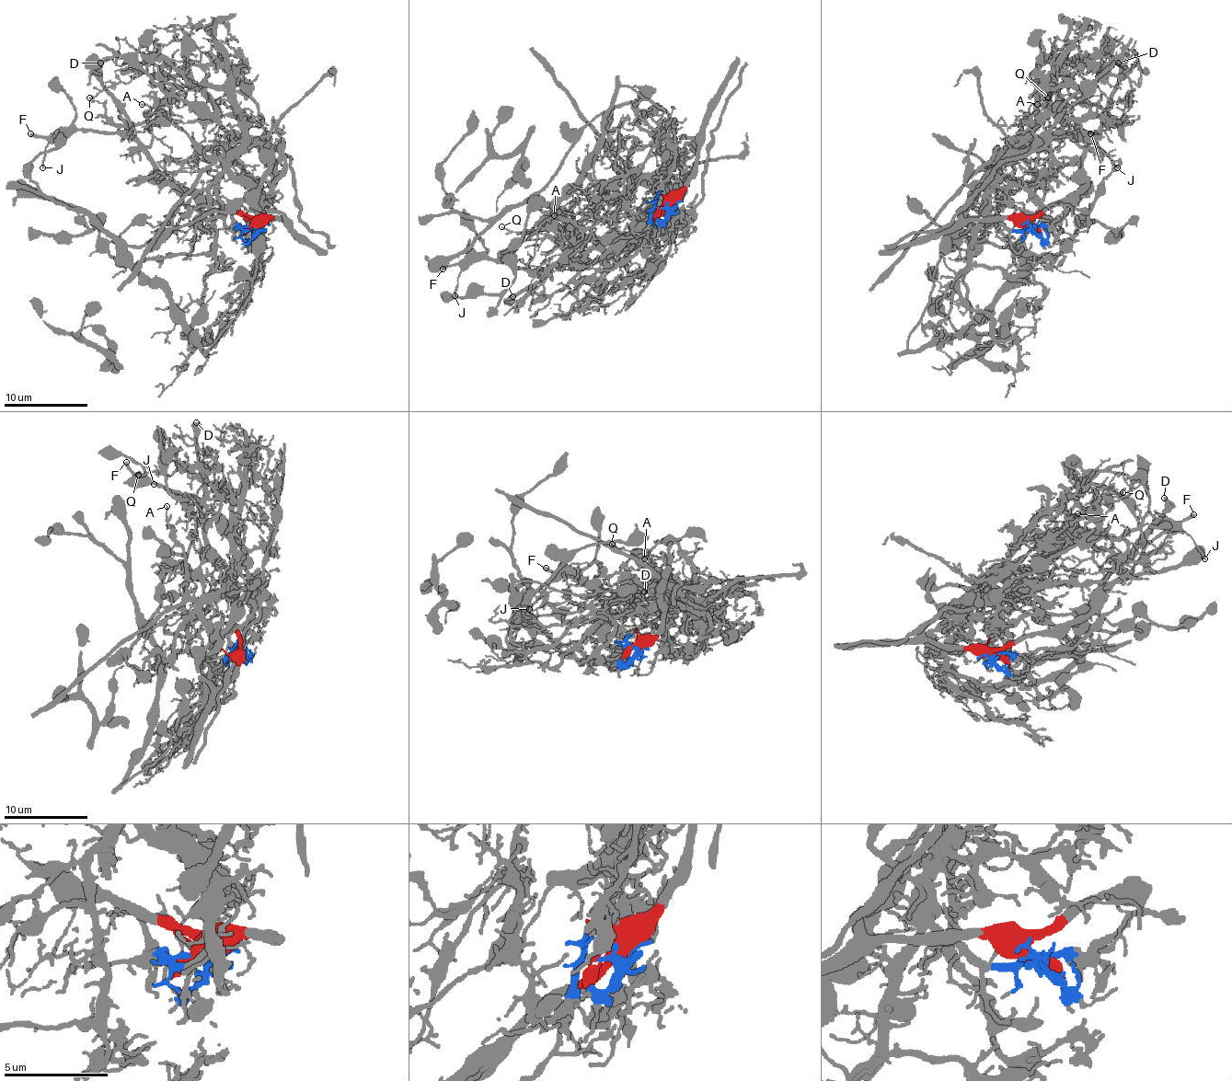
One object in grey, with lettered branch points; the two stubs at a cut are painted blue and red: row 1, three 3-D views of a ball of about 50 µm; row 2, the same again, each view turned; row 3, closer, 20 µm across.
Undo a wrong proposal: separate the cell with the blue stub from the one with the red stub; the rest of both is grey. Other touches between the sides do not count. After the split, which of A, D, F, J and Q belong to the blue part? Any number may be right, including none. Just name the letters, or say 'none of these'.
A, Q

